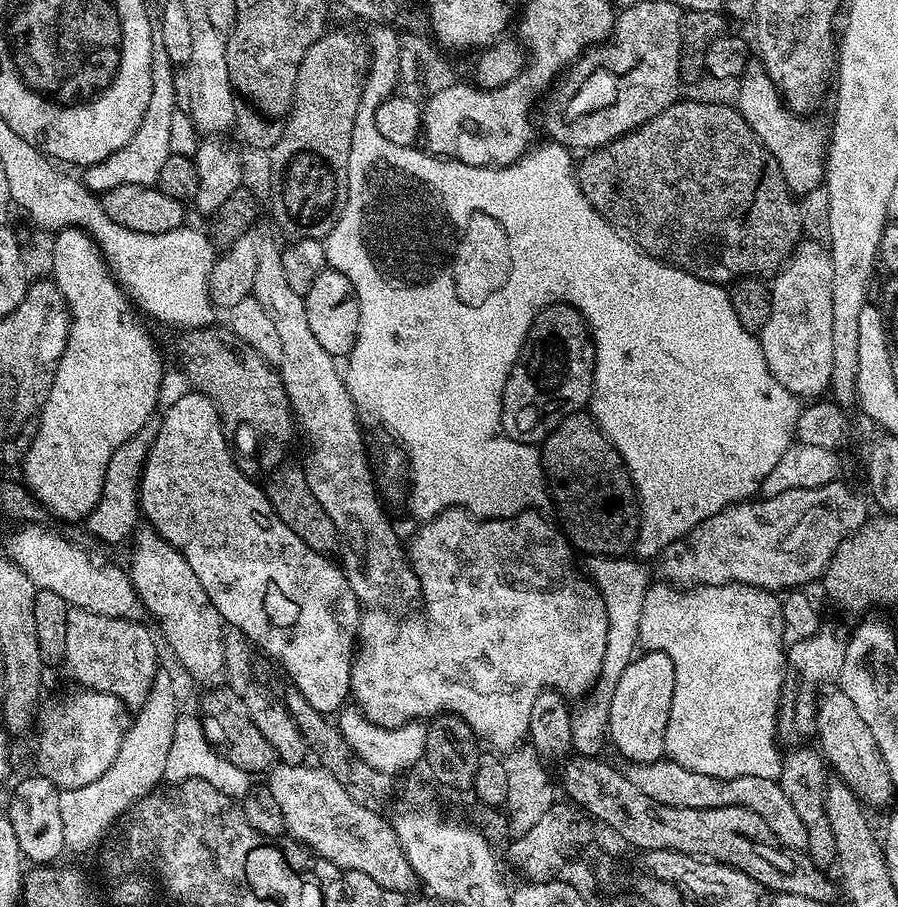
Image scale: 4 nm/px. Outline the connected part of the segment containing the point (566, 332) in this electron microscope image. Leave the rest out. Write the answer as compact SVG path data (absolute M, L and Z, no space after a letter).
M569 304L546 305L534 318L504 387L504 433L511 440L539 445L564 419L591 401L595 369L596 346L582 314Z

